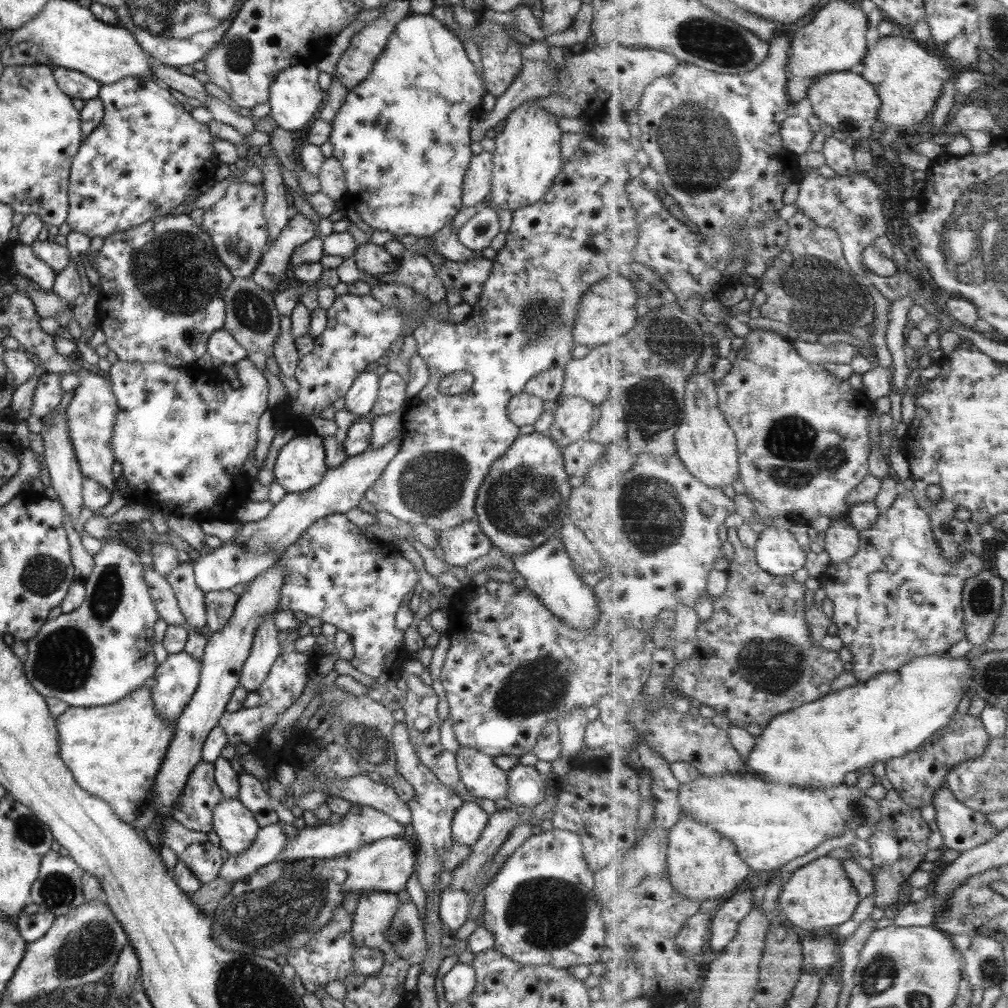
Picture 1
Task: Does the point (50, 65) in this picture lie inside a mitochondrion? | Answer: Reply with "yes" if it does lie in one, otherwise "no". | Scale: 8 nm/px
no

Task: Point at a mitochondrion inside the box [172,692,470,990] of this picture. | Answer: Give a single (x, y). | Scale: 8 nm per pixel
(279, 912)

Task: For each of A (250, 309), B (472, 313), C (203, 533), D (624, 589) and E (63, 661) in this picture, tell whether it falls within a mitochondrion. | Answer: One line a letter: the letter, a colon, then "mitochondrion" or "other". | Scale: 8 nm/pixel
A: mitochondrion
B: other
C: other
D: other
E: mitochondrion

